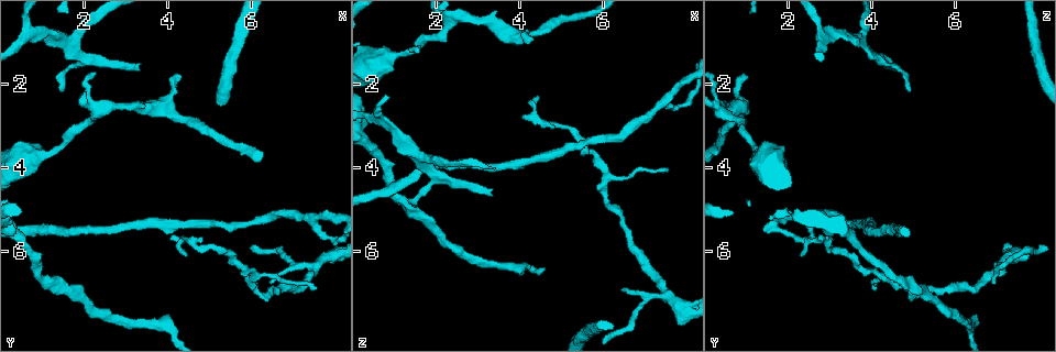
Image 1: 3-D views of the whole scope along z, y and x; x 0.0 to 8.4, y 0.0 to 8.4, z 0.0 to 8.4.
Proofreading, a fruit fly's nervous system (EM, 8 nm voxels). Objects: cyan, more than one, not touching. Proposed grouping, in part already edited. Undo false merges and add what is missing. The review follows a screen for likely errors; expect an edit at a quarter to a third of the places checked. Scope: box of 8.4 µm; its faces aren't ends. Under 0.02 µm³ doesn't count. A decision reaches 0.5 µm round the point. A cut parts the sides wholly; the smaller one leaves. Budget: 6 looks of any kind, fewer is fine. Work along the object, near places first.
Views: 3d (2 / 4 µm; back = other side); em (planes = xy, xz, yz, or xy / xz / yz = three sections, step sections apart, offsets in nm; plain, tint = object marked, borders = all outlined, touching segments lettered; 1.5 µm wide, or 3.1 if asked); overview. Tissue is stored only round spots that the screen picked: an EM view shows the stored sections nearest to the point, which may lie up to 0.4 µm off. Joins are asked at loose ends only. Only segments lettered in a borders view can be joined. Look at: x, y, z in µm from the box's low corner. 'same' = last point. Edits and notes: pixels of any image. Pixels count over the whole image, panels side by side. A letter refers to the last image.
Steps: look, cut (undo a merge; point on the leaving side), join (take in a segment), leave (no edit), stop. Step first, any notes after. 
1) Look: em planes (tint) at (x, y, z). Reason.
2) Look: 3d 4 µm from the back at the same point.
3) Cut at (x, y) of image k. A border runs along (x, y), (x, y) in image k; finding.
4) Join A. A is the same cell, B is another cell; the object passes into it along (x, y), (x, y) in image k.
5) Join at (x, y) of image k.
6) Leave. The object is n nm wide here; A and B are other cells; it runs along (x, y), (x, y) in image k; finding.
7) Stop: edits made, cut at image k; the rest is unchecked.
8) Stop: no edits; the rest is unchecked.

Look: em yz step 8 (borders) at (7.80, 5.65, 2.55). Closes a loop.

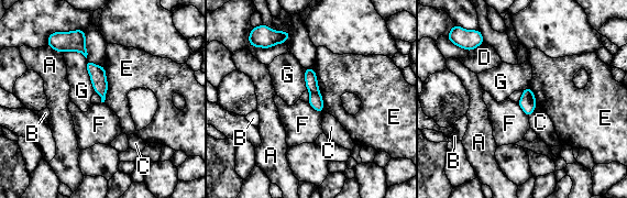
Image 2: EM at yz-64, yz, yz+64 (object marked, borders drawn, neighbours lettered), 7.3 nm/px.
Cut at (316, 101) of image 2. A, B, C, D, E, F and G are other cells; a border runs along (318, 90), (310, 94) in image 2; two neurons meet here.

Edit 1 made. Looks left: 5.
Look: em planes (tint) at (4.45, 6.10, 2.30). Tapers out.

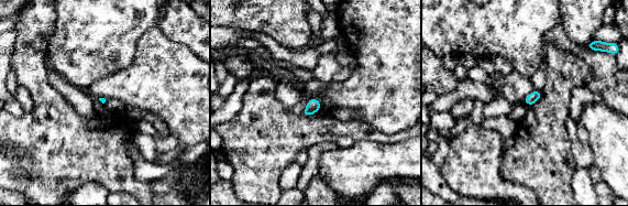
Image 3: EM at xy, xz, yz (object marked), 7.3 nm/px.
Look: em planes (borders) at the same point. What lies round it.

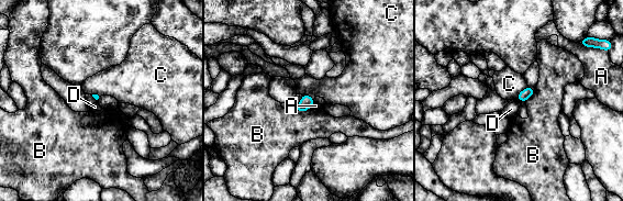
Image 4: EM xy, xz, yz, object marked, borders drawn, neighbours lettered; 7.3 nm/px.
Leave. A, B, C and D are other cells; a border runs along (527, 86), (515, 98) in image 4; none of them fits.

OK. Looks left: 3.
Look: em planes (borders) at (1.15, 3.75, 1.35). Thick turns thin.

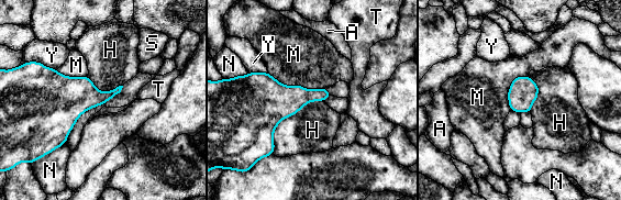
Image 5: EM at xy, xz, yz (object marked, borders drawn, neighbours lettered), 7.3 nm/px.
Leave. The object is 200 nm wide here; A, H, M, N, S, T and Y are other cells; a border runs along (323, 100), (277, 125), (273, 153) in image 5; all the same neuron.

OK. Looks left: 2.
Stop: edits made, cut at image 2; the rest is unchecked.

